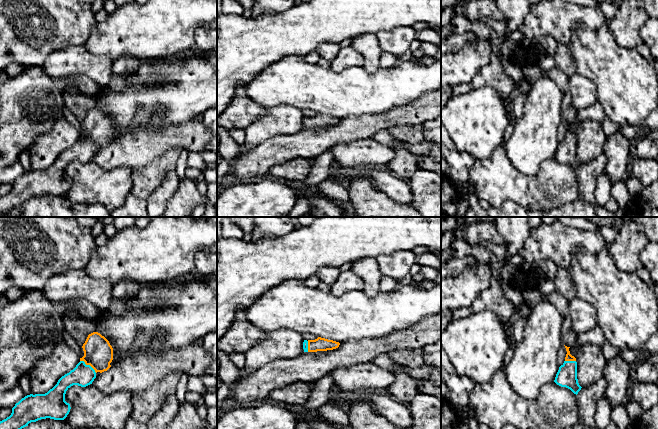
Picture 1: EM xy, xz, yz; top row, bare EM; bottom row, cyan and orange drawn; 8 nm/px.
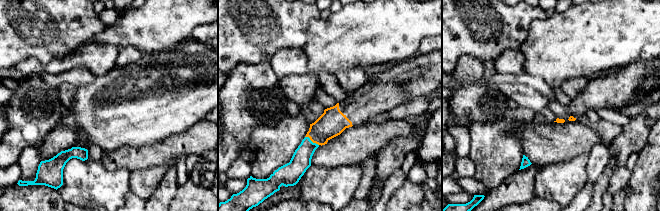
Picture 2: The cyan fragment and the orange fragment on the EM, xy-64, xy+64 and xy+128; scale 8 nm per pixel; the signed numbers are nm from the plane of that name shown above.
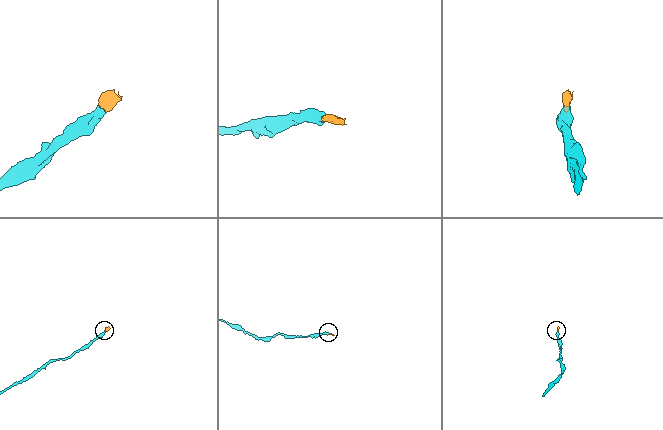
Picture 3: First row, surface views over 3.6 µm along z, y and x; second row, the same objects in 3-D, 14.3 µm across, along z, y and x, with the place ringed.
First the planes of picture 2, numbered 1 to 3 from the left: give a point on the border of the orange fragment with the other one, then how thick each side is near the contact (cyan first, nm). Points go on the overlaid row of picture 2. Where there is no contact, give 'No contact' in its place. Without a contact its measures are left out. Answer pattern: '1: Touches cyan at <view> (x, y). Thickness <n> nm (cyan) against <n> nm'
1: No contact
2: Touches cyan at xy+64 (311, 141). Thickness 160 nm (cyan) against 220 nm
3: No contact

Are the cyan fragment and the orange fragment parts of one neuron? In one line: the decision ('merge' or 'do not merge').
merge

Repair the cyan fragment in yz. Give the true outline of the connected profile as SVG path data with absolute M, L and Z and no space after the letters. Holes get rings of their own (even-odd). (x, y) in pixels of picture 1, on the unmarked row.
M565 122L567 130L564 139L559 143L554 158L561 162L570 165L574 170L578 170L581 162L577 155L577 138L576 134L570 130L569 124Z

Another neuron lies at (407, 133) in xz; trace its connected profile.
M398 125L389 128L388 131L399 141L409 144L419 144L425 140L422 126Z

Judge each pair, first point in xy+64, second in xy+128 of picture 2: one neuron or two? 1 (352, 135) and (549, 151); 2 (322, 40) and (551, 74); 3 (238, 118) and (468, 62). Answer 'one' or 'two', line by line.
1: one
2: one
3: one

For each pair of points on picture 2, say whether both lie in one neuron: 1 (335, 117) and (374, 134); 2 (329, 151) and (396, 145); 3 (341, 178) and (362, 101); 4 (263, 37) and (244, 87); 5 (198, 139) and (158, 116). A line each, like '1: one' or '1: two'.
1: two
2: two
3: two
4: two
5: two

